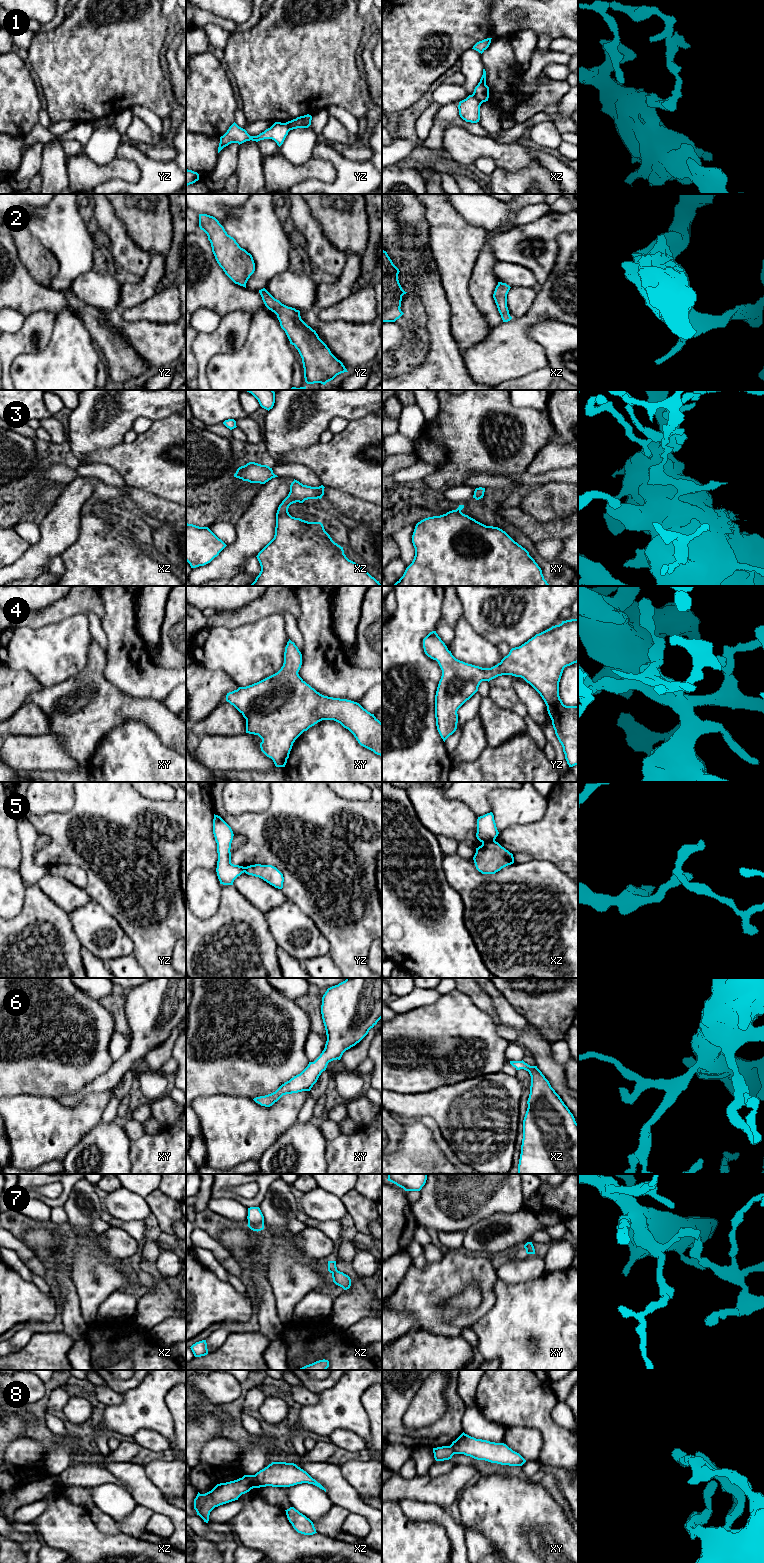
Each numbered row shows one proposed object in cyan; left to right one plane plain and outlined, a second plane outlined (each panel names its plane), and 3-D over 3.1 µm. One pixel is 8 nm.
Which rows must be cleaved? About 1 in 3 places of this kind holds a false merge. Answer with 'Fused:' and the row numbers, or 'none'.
Fused: 1, 5, 8

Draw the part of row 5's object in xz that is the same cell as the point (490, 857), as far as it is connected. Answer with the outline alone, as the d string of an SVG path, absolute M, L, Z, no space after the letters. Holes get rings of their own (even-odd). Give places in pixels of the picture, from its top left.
M495 840L482 843L473 857L476 869L482 874L495 874L514 863L513 854Z

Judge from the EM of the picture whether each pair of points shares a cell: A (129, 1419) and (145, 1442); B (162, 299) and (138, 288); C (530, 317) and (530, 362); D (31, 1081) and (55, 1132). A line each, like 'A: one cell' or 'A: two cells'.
A: two cells
B: two cells
C: one cell
D: two cells

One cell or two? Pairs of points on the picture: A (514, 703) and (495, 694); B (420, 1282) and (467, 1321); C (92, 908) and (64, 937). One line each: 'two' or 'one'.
A: one
B: one
C: two

